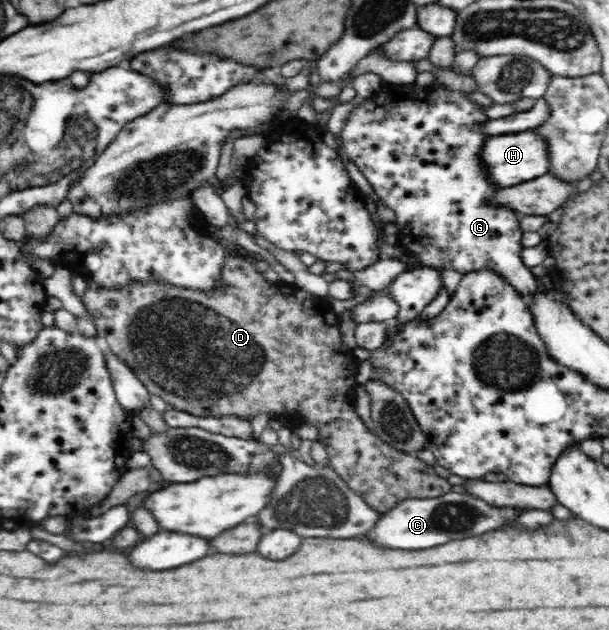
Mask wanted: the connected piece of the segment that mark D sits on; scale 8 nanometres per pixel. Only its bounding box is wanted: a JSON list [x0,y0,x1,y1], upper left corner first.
[81,255,453,513]

